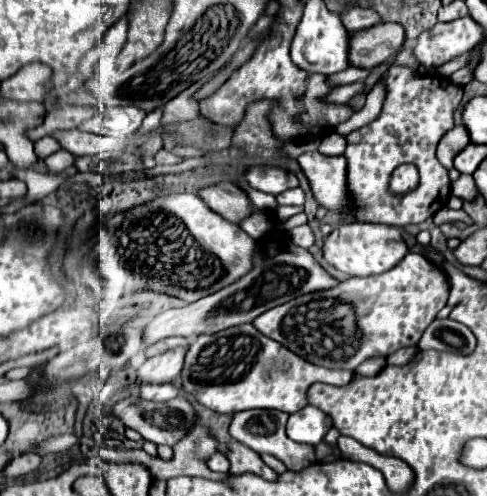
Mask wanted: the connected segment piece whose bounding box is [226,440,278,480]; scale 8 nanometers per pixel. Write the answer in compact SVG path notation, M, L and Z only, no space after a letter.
M232 440L228 444L228 450L226 450L226 458L230 460L230 472L232 474L242 474L242 472L256 472L256 474L262 474L262 478L266 480L274 480L278 478L278 474L268 466L264 464L264 460L260 458L258 452L254 452L252 448Z

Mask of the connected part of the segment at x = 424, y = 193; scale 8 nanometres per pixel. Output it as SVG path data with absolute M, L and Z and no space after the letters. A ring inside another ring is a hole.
M390 66L382 76L386 82L386 100L382 114L368 126L350 132L348 148L344 152L348 160L348 188L356 198L358 220L384 222L392 226L418 224L434 216L450 198L448 170L438 162L436 148L440 138L454 128L454 112L462 100L462 86L452 84L448 78L438 76L414 76L414 70L402 66ZM412 162L420 172L420 186L404 196L392 196L388 192L388 180L394 168Z

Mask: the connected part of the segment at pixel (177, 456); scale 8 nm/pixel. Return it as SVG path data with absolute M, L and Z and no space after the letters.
M194 426L182 442L174 448L172 460L162 460L160 456L150 456L148 468L150 470L180 470L184 476L204 476L204 478L224 478L222 474L212 472L206 466L206 458L216 452L216 440L208 434L204 426Z

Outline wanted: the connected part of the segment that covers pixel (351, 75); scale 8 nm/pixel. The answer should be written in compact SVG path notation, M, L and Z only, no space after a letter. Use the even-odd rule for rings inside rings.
M346 68L342 74L334 74L330 76L330 82L334 82L334 86L342 86L342 84L352 84L352 82L364 82L368 78L368 70L362 70L362 68Z

